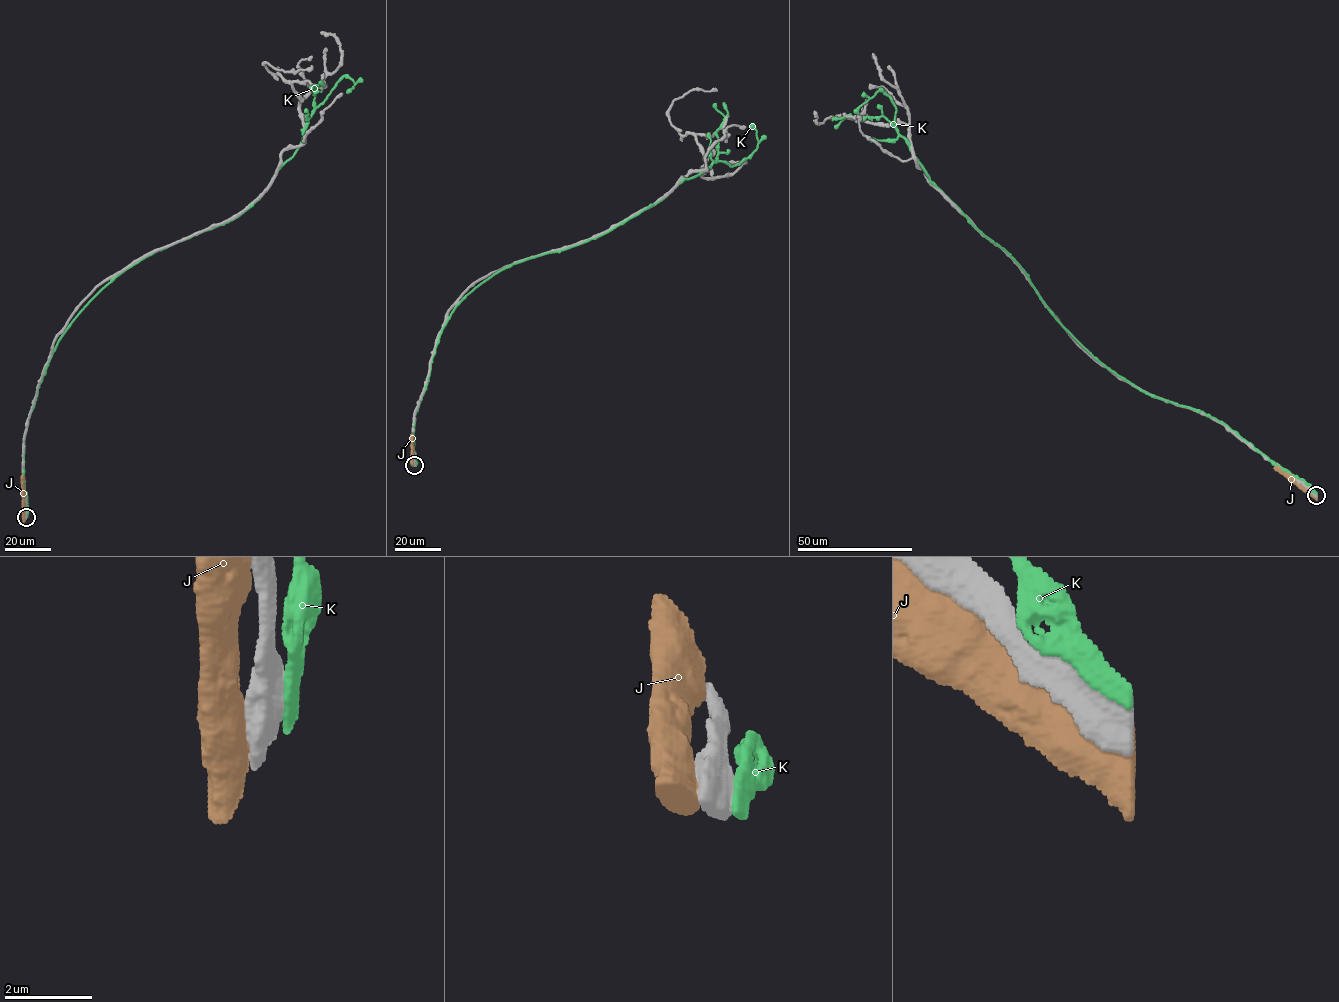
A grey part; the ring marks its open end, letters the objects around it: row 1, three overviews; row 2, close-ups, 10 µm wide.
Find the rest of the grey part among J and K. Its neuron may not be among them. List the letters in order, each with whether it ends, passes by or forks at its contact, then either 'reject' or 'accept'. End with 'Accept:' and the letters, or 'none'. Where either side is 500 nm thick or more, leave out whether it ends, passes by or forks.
J: reject
K: reject
Accept: none

